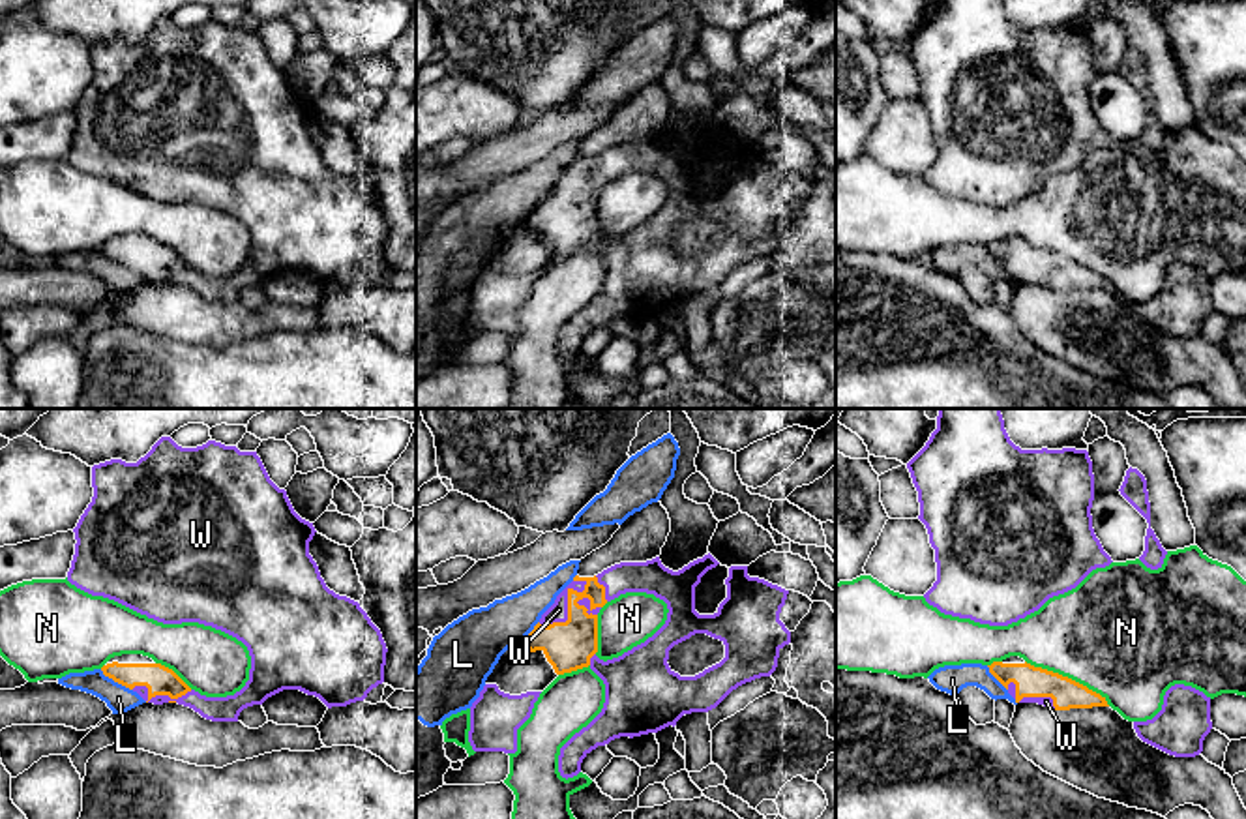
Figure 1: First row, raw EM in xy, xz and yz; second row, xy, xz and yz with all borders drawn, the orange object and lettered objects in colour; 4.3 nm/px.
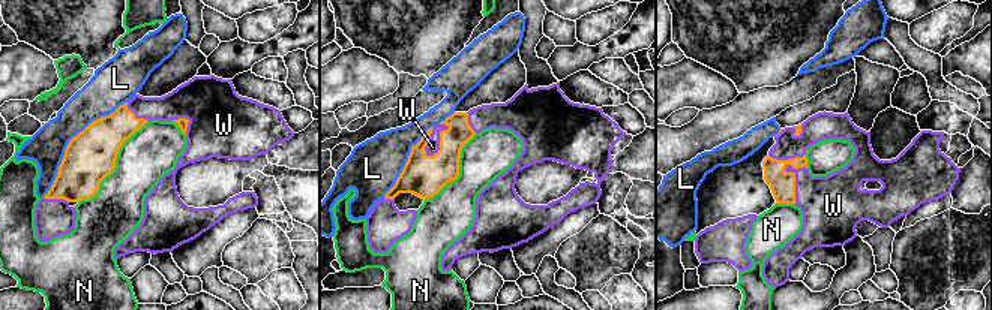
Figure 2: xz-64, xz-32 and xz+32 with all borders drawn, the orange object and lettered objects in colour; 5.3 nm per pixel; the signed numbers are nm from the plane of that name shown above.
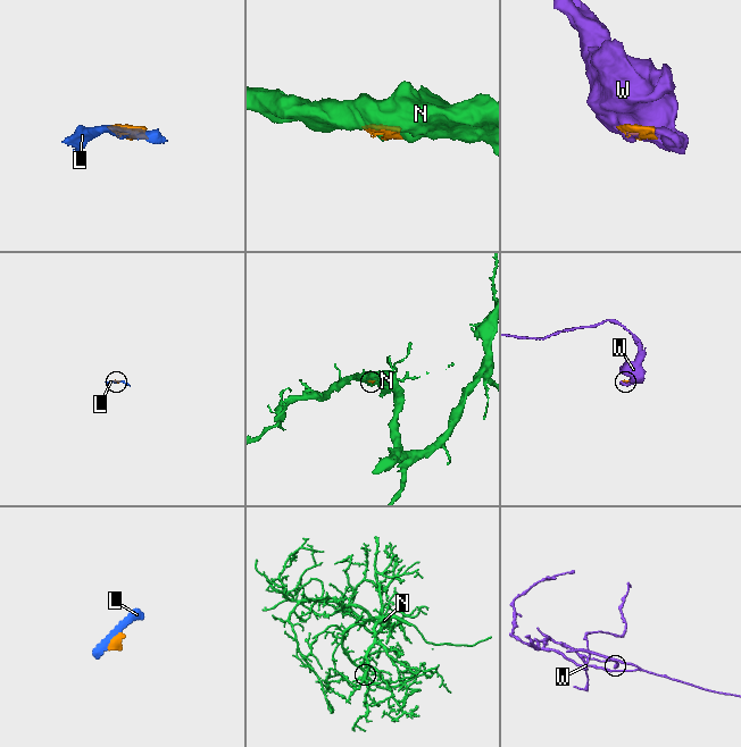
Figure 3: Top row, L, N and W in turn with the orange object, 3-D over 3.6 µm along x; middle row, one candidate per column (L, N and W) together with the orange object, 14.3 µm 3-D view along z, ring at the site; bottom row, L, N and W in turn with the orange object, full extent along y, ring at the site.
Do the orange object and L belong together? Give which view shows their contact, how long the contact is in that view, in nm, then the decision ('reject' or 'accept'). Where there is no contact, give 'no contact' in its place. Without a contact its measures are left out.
contact in xy; length 170 nm; reject

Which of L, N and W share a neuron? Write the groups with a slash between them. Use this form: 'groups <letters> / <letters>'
groups L / N / W

